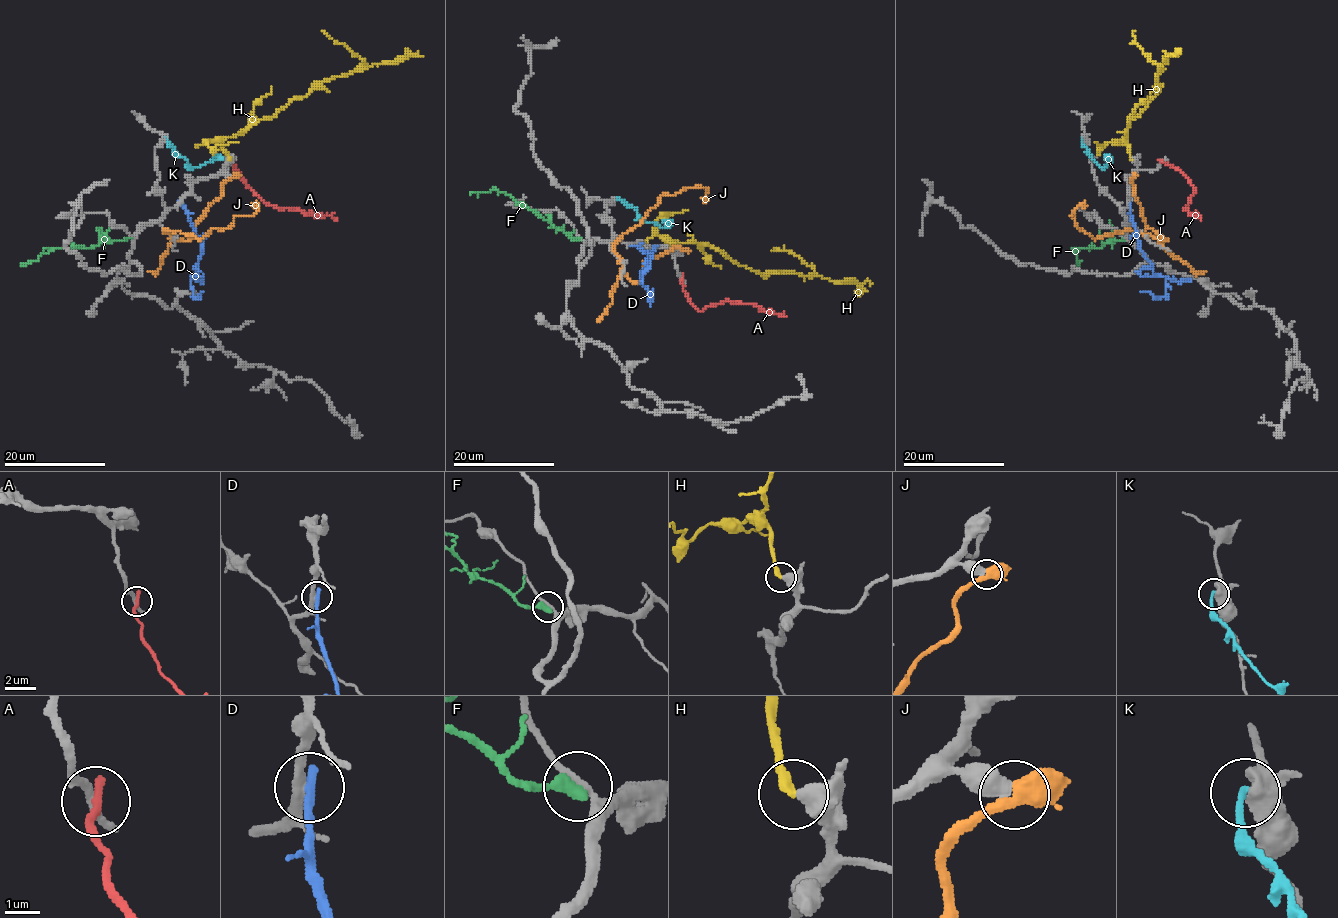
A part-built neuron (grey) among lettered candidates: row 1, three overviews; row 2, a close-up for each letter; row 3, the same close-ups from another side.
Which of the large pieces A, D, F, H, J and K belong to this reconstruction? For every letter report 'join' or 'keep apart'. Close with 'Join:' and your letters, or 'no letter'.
A: keep apart
D: keep apart
F: keep apart
H: join
J: keep apart
K: keep apart
Join: H

